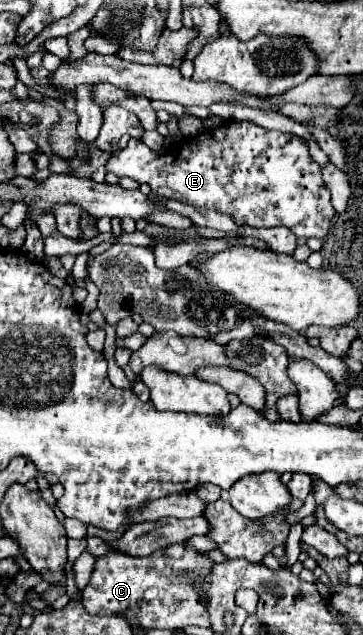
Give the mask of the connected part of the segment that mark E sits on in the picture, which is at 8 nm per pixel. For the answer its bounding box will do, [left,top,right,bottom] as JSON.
[106,121,336,239]

